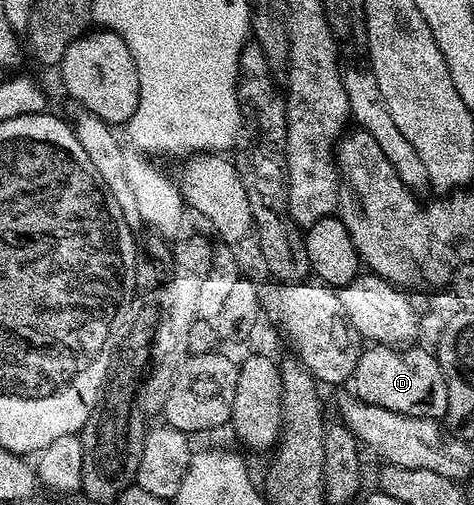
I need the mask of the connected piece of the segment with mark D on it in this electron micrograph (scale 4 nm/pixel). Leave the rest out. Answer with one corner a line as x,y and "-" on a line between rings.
372,344
357,359
354,396
360,401
397,411
401,415
443,419
447,416
449,391
439,361
430,348

